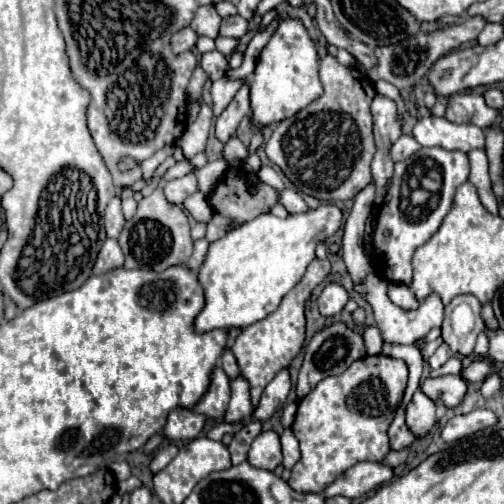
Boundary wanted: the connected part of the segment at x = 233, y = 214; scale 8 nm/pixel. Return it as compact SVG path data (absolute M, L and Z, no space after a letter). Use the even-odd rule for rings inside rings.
M234 168L226 172L218 188L210 194L212 210L238 224L254 220L258 214L268 212L274 204L278 204L278 192L272 186L260 184L258 190L250 190L246 174Z

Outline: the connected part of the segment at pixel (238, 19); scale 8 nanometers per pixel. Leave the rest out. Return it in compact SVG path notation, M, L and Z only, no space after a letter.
M228 16L222 18L222 26L220 26L220 34L222 36L230 36L230 38L242 38L248 32L248 20L244 20L242 16Z

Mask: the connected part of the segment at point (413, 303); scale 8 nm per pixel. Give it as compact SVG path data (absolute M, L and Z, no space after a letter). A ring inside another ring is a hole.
M388 284L388 298L396 304L396 306L400 306L400 308L404 308L404 310L412 310L412 308L418 308L418 300L416 300L416 296L412 294L412 290L408 288L408 286L404 286L404 284Z

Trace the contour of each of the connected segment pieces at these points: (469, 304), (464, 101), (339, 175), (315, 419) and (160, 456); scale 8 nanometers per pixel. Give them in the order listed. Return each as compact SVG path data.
M460 294L446 306L442 338L452 352L468 356L474 350L476 336L486 328L480 316L482 304L472 294Z
M462 92L462 94L448 98L444 118L448 118L450 122L458 122L458 124L476 124L480 128L488 128L500 122L500 112L486 106L480 94Z
M330 54L320 60L320 80L324 94L274 128L266 142L266 156L282 168L300 192L322 202L346 200L372 182L370 162L376 146L370 102L374 98L374 84L358 68L342 66Z
M384 354L364 356L346 372L324 378L298 404L292 432L300 442L302 458L292 468L288 484L296 492L322 492L354 464L362 460L384 460L390 452L386 430L396 414L396 408L402 404L406 380L406 362Z
M168 444L168 446L164 446L160 452L156 452L154 458L152 458L152 462L150 462L152 472L160 472L160 470L164 470L166 464L176 456L176 452L178 452L178 448L176 448L174 444Z

